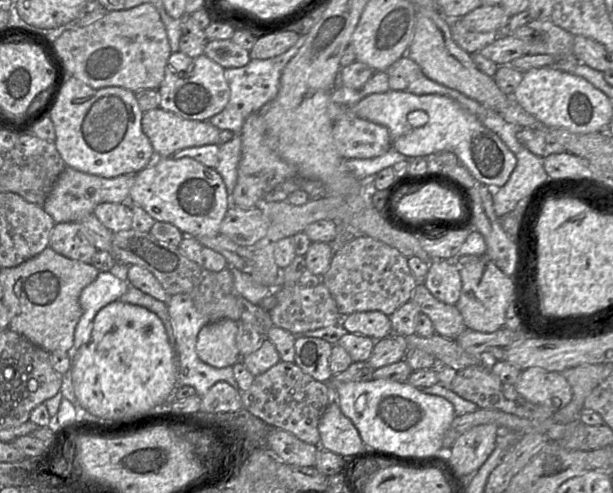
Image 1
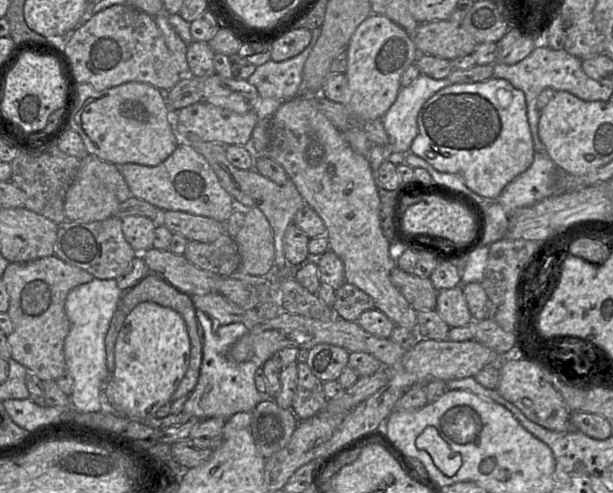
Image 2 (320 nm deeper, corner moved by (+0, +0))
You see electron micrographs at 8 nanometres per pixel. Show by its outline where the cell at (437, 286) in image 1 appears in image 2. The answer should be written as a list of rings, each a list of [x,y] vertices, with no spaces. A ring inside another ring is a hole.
[[[461,285],[438,290],[436,310],[450,327],[466,326],[474,321]]]

